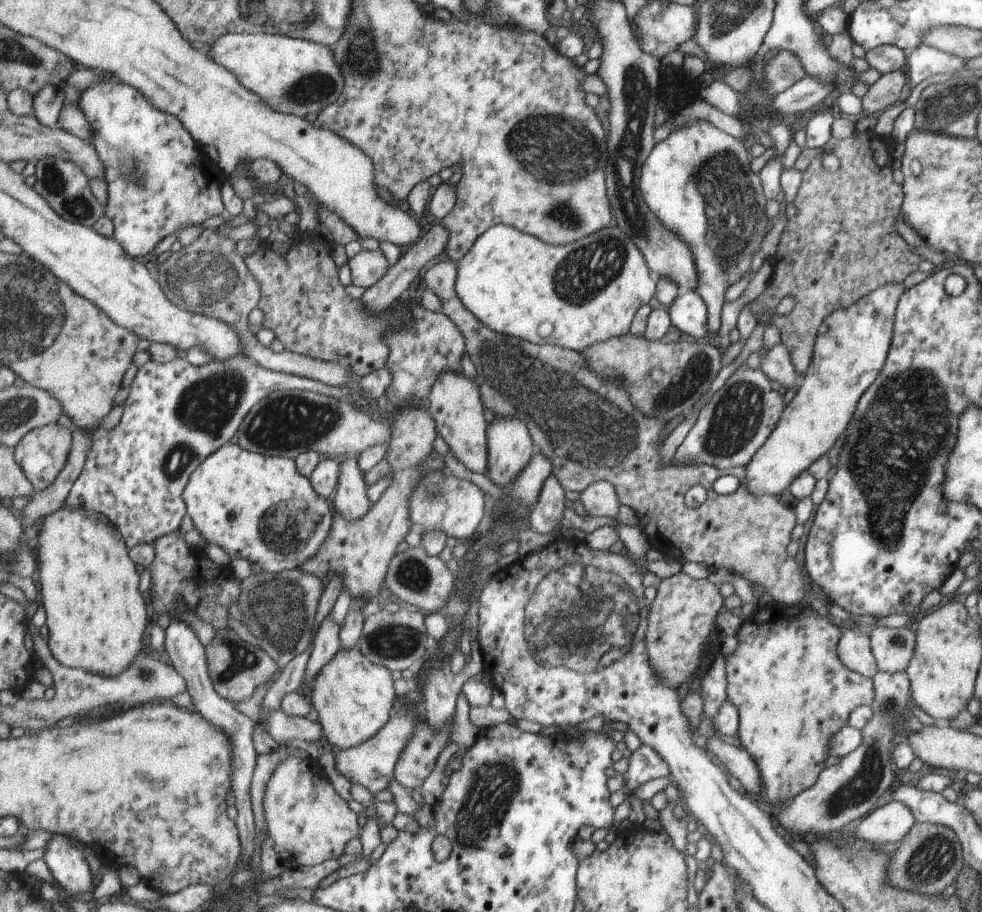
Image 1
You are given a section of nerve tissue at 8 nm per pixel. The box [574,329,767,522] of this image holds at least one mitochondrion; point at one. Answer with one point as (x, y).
(670, 396)

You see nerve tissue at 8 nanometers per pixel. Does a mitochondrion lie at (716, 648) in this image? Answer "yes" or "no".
no

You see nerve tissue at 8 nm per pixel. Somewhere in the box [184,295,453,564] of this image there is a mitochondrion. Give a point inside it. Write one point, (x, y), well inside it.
(293, 422)

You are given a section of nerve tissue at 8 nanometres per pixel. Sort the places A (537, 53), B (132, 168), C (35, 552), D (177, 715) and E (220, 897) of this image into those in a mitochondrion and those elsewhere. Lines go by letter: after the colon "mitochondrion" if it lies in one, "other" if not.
A: other
B: mitochondrion
C: other
D: other
E: other

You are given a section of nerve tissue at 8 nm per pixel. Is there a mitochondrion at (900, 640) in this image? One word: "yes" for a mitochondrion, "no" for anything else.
yes

